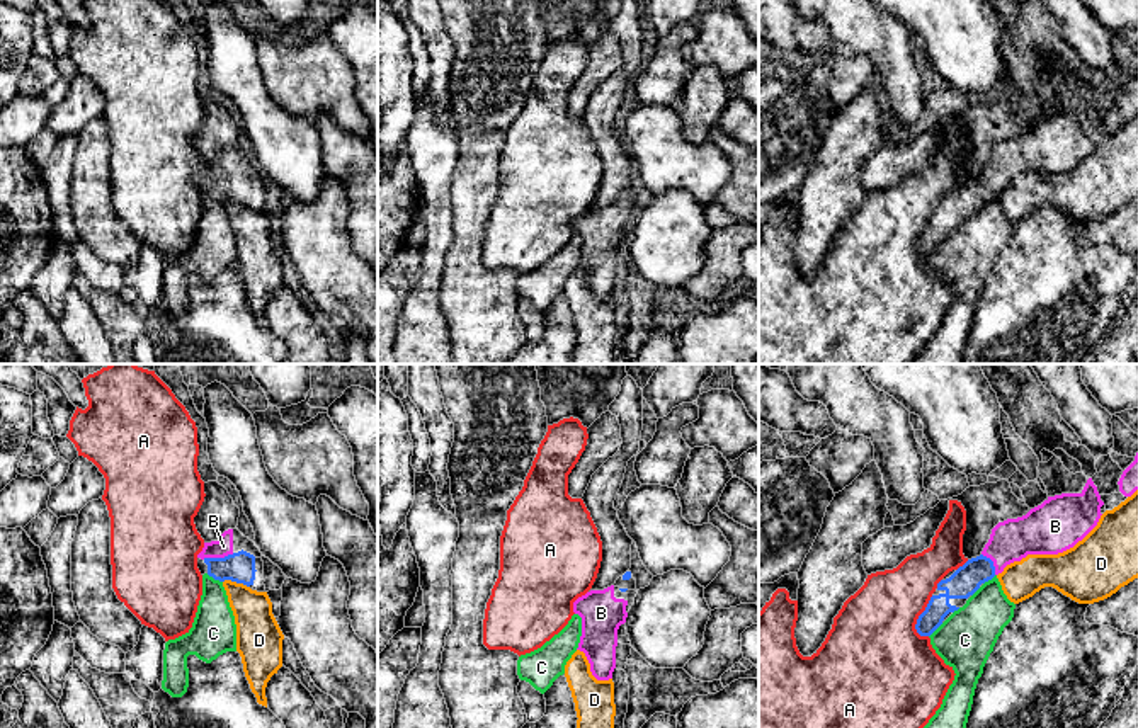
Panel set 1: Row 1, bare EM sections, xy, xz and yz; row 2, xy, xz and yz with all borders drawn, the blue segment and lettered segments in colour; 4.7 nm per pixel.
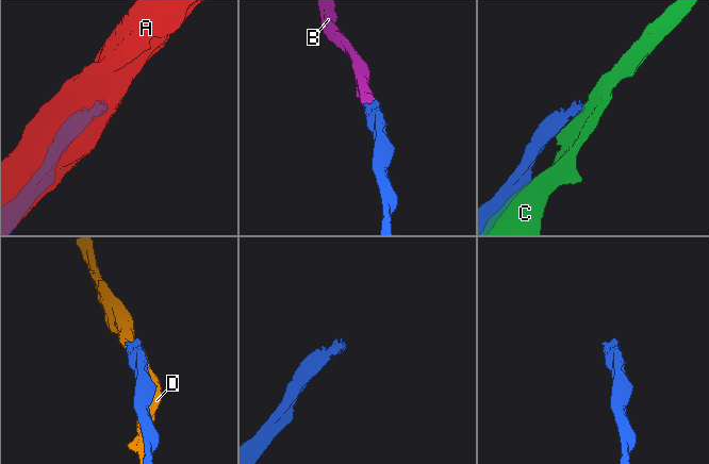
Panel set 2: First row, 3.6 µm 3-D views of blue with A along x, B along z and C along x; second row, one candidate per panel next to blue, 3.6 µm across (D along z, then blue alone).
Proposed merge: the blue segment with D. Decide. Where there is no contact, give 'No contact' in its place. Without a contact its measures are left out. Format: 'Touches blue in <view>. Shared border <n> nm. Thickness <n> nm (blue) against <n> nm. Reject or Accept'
Touches blue in xy. Shared border 130 nm. Thickness 140 nm (blue) against 200 nm. Reject

